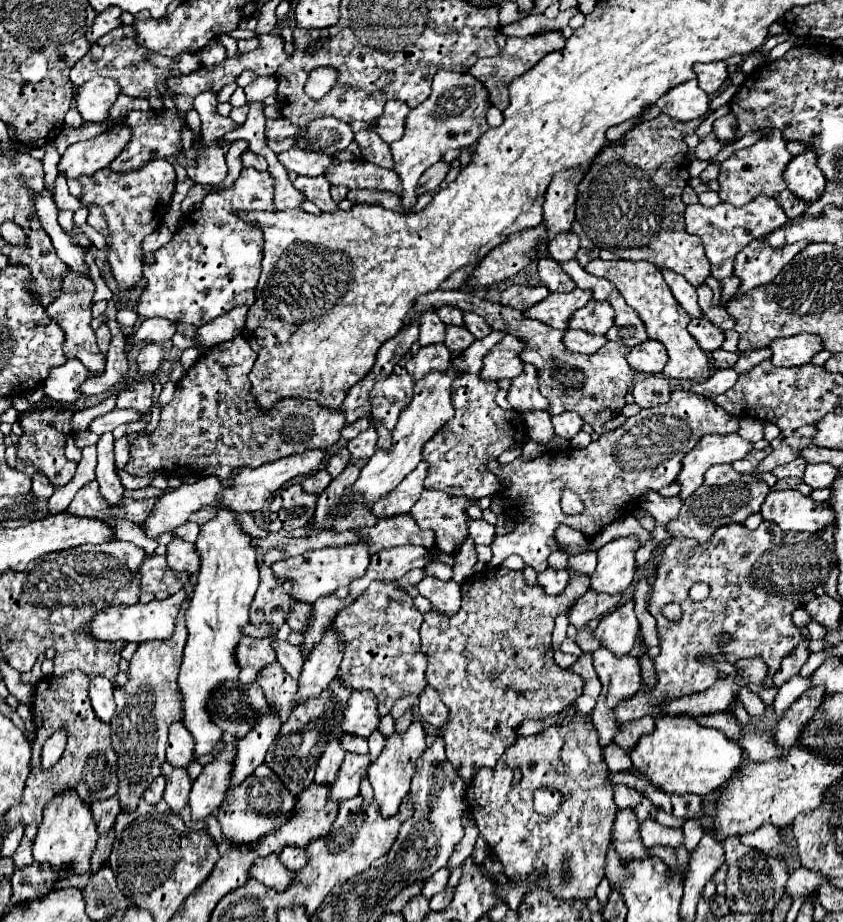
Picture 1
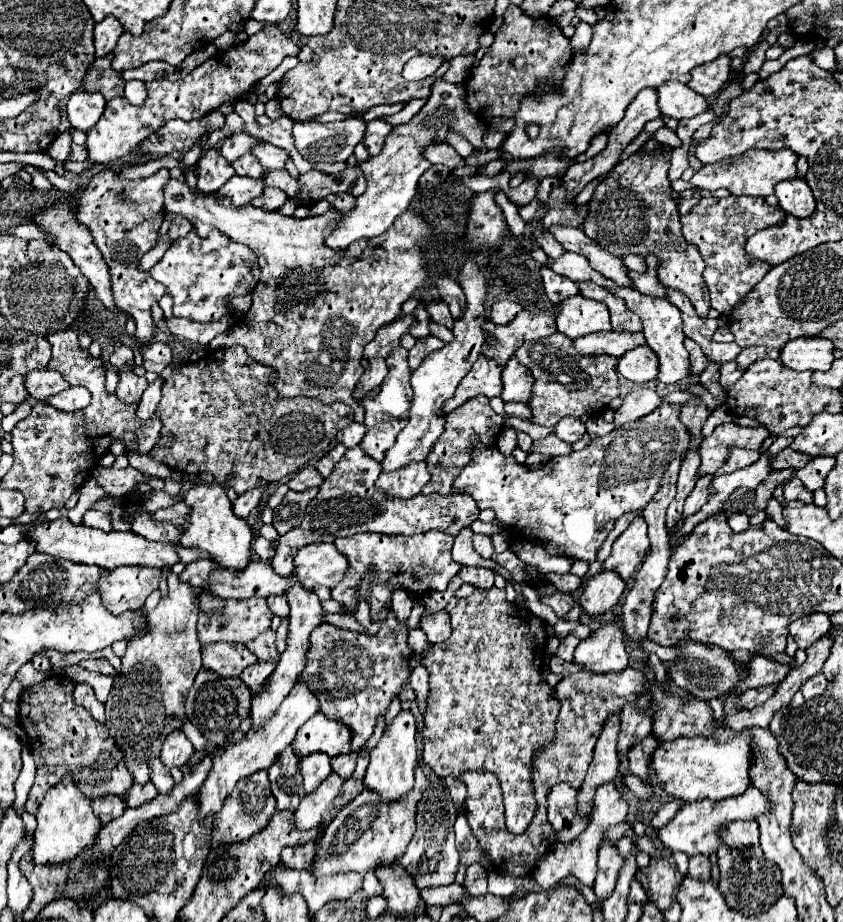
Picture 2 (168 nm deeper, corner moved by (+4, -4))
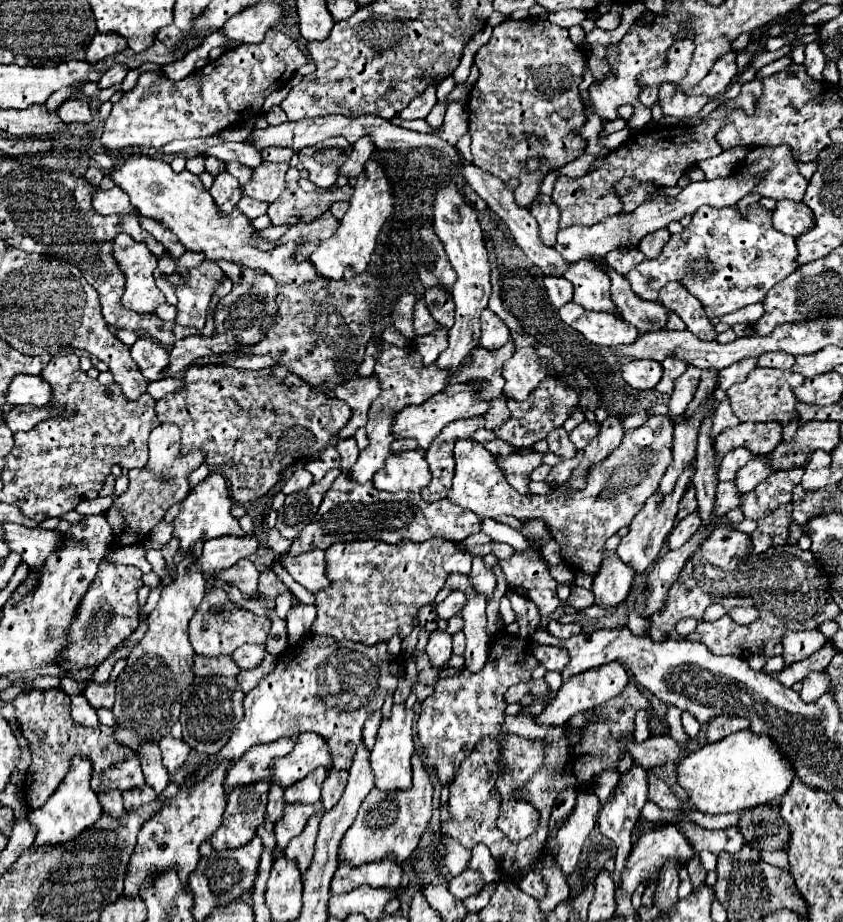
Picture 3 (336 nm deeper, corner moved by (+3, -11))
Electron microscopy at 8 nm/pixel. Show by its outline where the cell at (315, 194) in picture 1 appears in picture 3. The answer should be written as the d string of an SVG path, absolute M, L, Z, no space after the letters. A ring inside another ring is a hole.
M261 163L261 167L253 169L253 179L243 189L243 193L251 199L273 203L285 189L285 173L289 165L287 163Z

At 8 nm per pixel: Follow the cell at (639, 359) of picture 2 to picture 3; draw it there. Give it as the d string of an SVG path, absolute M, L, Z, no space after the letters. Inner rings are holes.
M637 359L623 365L623 379L635 389L653 389L661 375L663 367L653 359Z

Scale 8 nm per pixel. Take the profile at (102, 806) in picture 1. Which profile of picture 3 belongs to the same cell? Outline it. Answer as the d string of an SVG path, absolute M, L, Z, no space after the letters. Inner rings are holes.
M107 793L107 795L99 795L99 803L103 807L103 811L107 815L111 815L113 819L121 819L125 815L125 807L123 807L123 797L121 793Z

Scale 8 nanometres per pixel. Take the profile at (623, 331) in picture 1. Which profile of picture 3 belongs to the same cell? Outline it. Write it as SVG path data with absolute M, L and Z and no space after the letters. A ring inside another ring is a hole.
M581 259L570 264L569 271L565 271L563 277L573 283L575 287L573 301L577 305L589 311L609 311L619 319L623 319L621 311L611 301L609 275L605 275L605 271L601 271L601 267L597 267L593 261Z

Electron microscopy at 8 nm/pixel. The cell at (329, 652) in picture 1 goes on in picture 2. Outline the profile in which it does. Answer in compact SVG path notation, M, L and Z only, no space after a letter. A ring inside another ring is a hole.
M298 682L292 688L292 692L284 698L284 702L276 710L276 714L270 720L266 720L266 724L260 724L258 728L252 728L246 734L246 738L236 742L234 746L226 748L226 750L220 750L214 756L212 772L208 774L206 782L200 788L200 818L216 814L222 808L226 796L232 792L232 788L236 786L236 782L240 778L244 778L252 772L258 772L258 770L268 770L272 766L272 762L276 762L276 758L284 752L284 748L292 744L298 728L306 720L310 720L318 710L320 710L320 704L316 702L316 696L308 690L308 686L304 682Z

